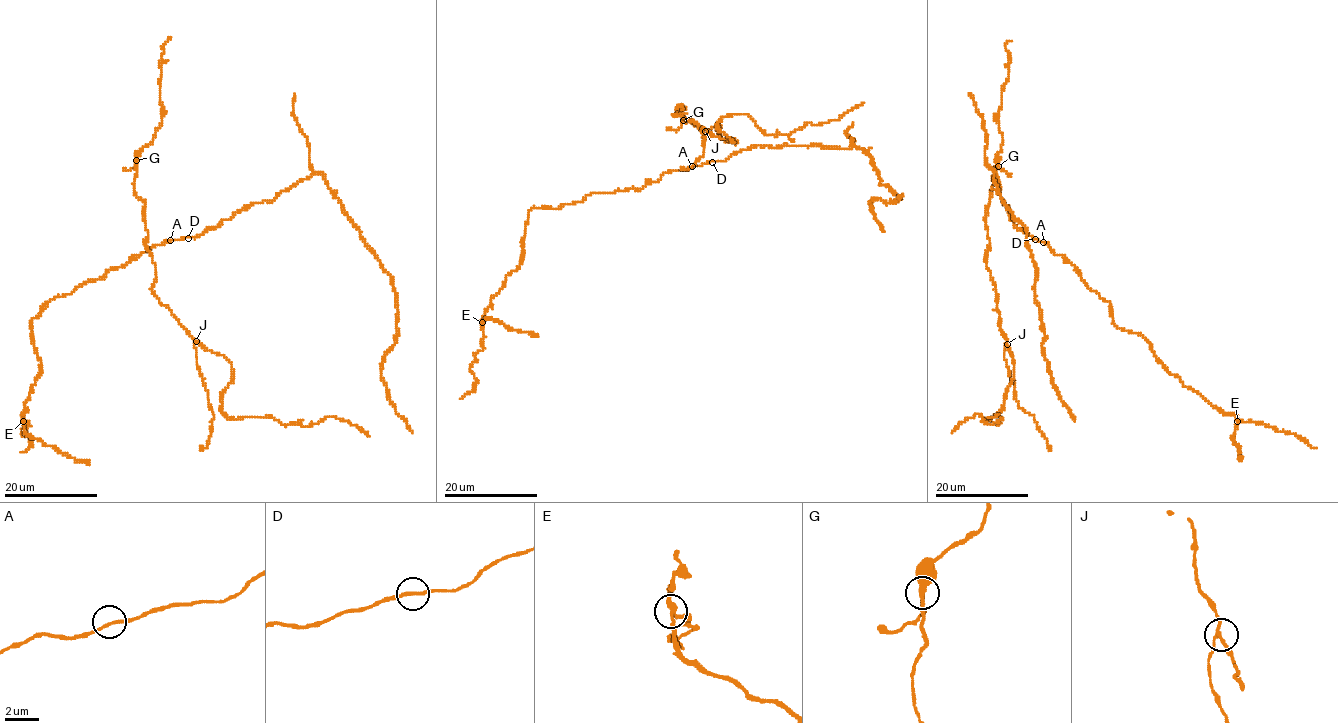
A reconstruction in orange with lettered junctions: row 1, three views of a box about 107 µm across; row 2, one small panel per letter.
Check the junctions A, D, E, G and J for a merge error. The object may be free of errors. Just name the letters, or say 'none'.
E

